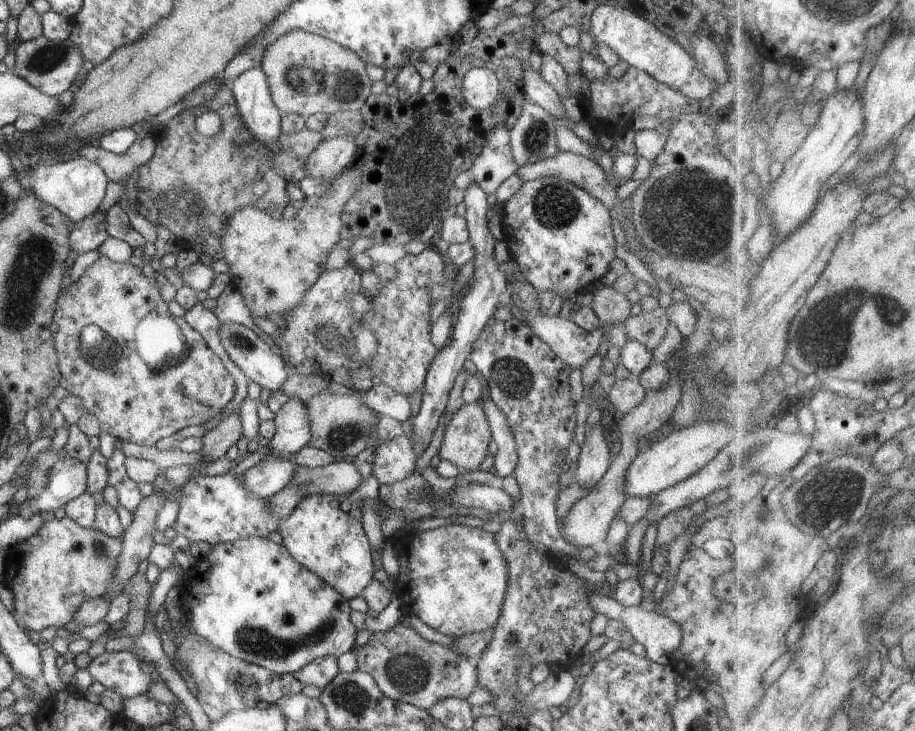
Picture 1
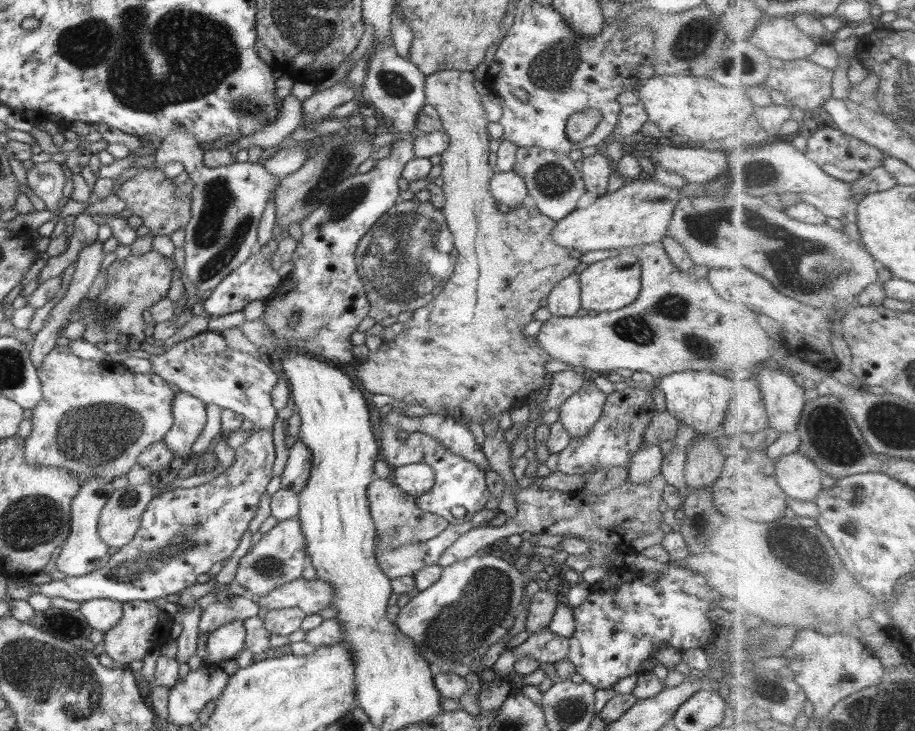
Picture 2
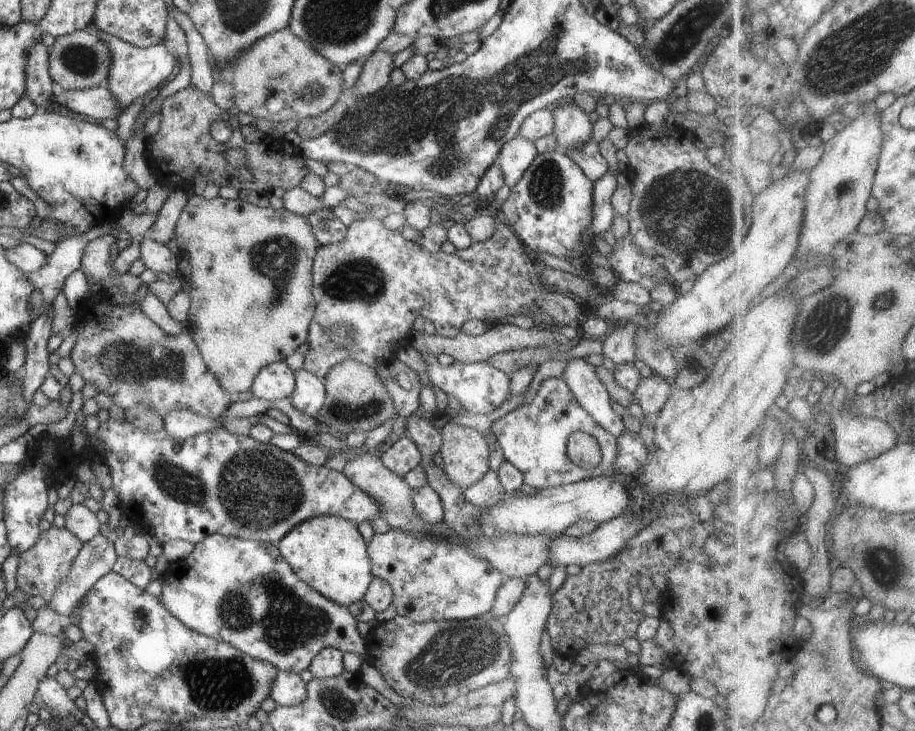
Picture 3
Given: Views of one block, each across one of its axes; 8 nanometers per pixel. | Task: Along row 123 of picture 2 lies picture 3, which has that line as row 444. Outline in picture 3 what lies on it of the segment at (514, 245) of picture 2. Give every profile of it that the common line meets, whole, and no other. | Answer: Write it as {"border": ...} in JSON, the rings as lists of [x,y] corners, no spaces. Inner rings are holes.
{"border":[[[448,421],[440,429],[442,434],[442,446],[440,446],[440,454],[442,454],[442,470],[446,472],[446,476],[454,486],[464,491],[470,488],[472,484],[476,484],[486,472],[489,470],[488,458],[490,456],[490,446],[481,432],[475,428],[452,424]]]}

